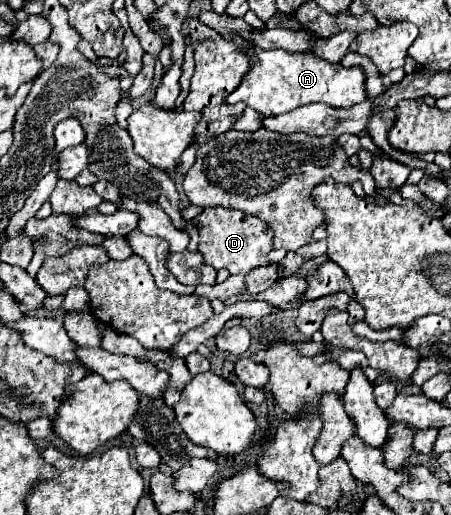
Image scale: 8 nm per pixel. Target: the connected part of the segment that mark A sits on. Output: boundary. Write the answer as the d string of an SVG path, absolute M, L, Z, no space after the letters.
M256 48L256 58L258 62L250 66L240 86L226 98L228 104L244 102L264 116L280 116L310 102L324 102L328 106L348 108L366 100L364 70L360 66L344 68L340 64L320 60L318 56L310 56L308 52L294 54L286 50L262 48Z

